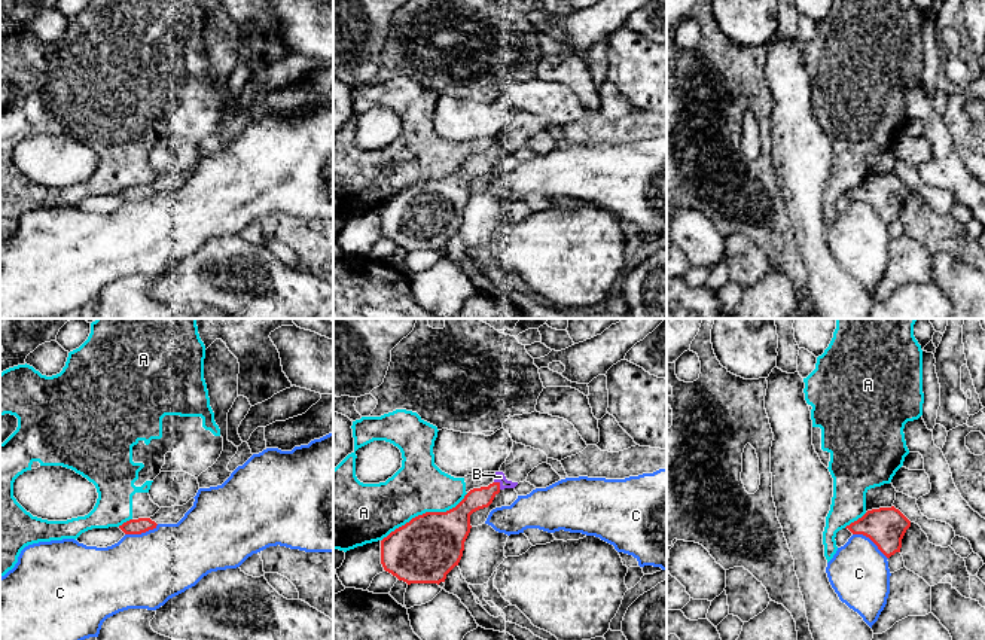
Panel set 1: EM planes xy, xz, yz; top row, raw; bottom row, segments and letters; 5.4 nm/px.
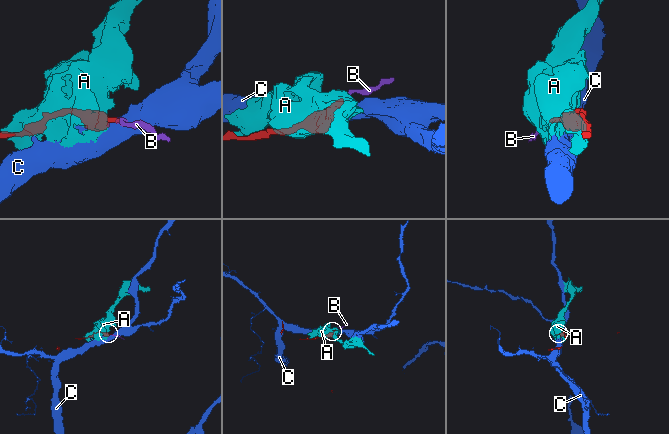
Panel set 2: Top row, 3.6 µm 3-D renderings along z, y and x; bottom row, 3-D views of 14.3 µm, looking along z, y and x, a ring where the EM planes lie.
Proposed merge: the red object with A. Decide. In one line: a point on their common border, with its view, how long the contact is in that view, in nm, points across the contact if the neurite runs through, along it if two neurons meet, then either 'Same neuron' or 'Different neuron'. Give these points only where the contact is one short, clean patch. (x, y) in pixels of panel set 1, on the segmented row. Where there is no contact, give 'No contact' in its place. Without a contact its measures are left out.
Touches red at xz (426, 512). Shared border 550 nm. Different neuron

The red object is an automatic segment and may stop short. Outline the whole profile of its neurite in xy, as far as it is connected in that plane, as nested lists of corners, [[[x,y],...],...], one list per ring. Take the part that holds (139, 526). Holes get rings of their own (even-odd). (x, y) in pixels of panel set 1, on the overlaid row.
[[[138,518],[138,519],[129,519],[123,522],[122,525],[119,525],[119,528],[125,534],[141,534],[141,533],[156,528],[156,525],[158,524],[152,521],[150,518]]]

